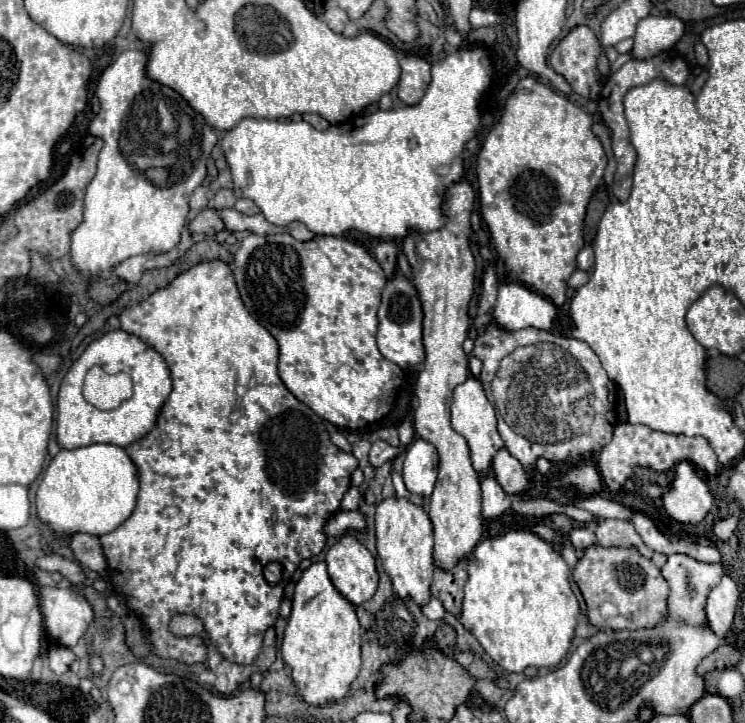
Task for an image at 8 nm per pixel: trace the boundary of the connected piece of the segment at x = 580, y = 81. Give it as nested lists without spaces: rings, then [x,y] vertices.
[[[580,25],[552,51],[550,65],[568,81],[574,93],[584,99],[596,99],[600,93],[600,73],[596,67],[600,51],[596,35],[586,25]]]

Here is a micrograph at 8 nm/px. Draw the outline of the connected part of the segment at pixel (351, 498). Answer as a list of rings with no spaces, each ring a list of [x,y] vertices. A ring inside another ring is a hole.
[[[350,487],[350,489],[346,491],[344,499],[342,499],[342,509],[344,509],[344,511],[358,509],[358,505],[360,505],[360,499],[362,499],[362,495],[360,495],[358,487]]]

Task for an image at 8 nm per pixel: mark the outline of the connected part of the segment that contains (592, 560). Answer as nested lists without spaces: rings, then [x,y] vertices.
[[[592,545],[584,551],[584,557],[578,561],[574,569],[574,581],[580,587],[584,601],[588,605],[588,619],[590,623],[600,631],[616,631],[616,629],[646,629],[656,623],[660,623],[666,613],[666,595],[668,595],[668,583],[660,575],[660,569],[646,557],[638,553],[634,547],[602,547]]]

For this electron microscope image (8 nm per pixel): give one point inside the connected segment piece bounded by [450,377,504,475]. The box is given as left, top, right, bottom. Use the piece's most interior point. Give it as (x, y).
(472, 416)

